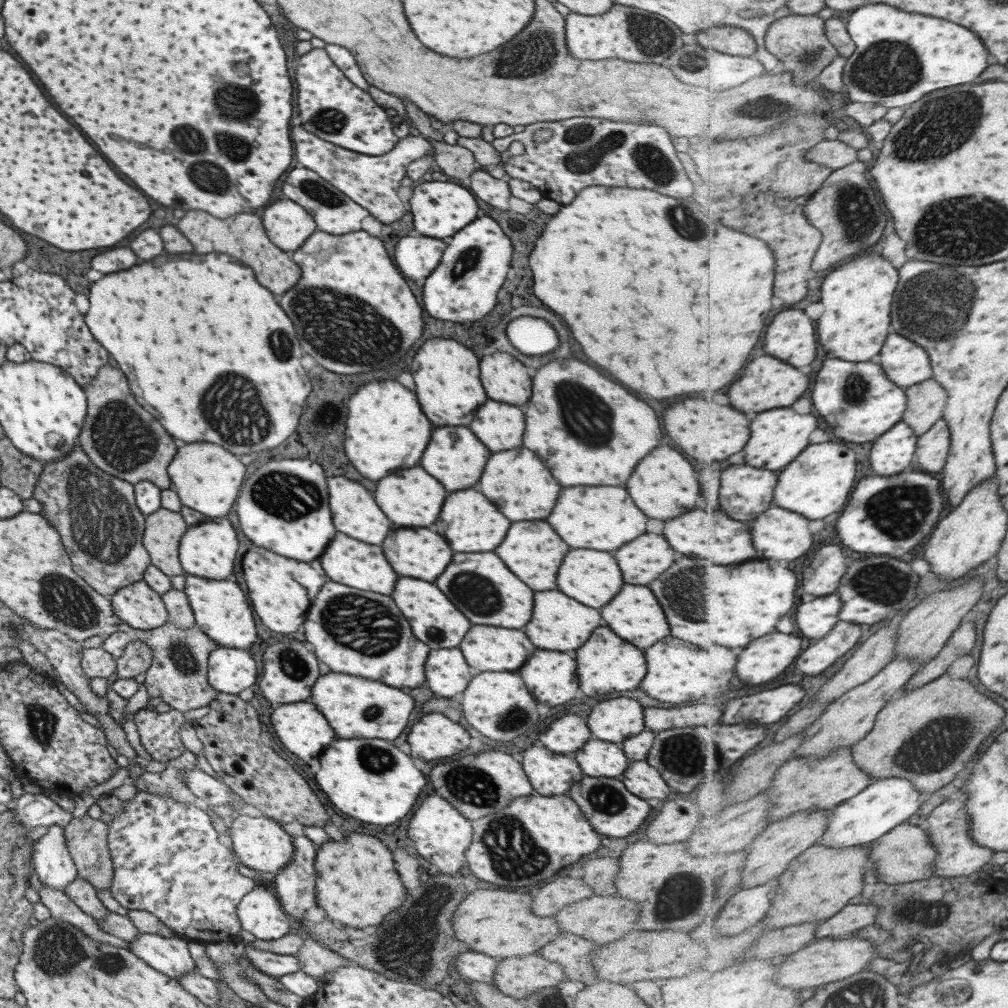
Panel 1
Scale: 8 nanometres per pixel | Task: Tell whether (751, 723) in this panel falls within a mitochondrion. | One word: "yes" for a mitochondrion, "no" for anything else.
no

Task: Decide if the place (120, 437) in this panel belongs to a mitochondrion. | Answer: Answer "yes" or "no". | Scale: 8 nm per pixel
yes

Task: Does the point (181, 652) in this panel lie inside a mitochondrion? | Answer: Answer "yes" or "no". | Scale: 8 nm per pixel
yes

